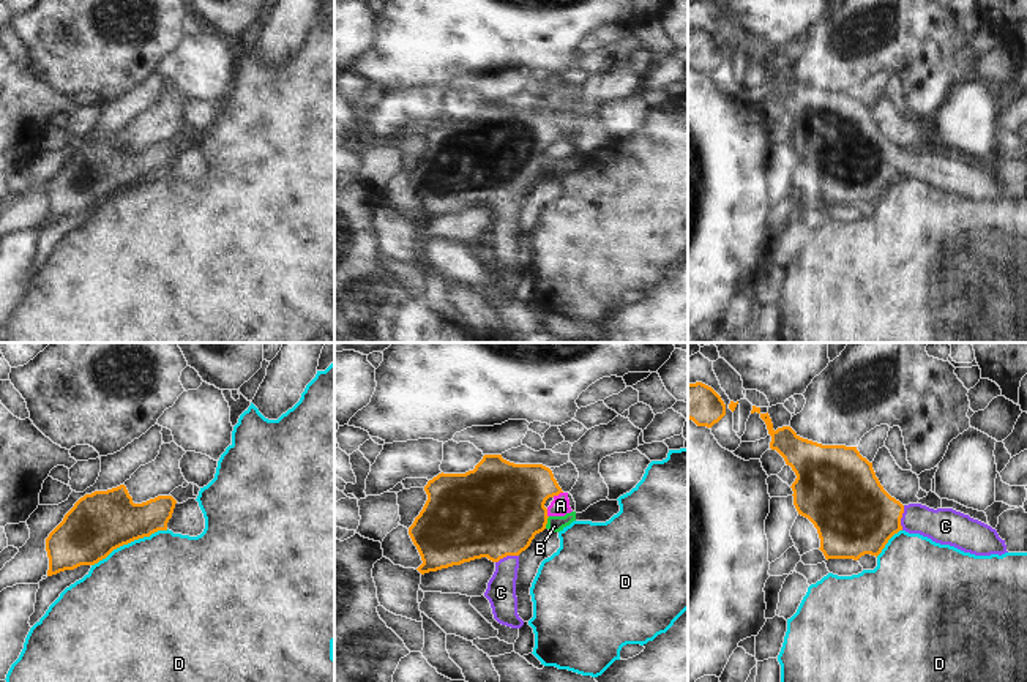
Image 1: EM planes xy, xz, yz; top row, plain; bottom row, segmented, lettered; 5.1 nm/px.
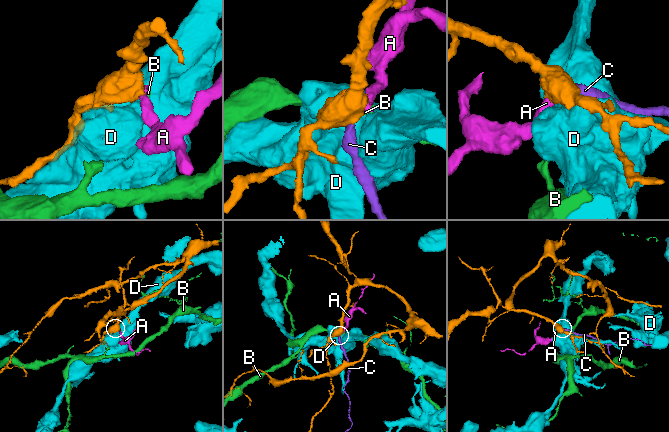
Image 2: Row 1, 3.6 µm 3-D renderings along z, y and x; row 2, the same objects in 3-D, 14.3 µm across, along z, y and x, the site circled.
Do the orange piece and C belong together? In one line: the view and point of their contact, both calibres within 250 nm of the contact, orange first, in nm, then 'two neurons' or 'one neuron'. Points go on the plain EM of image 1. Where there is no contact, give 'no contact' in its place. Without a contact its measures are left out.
yz (901, 163) | 400/190 nm | one neuron

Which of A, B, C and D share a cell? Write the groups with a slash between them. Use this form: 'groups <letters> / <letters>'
groups A / B / C / D

